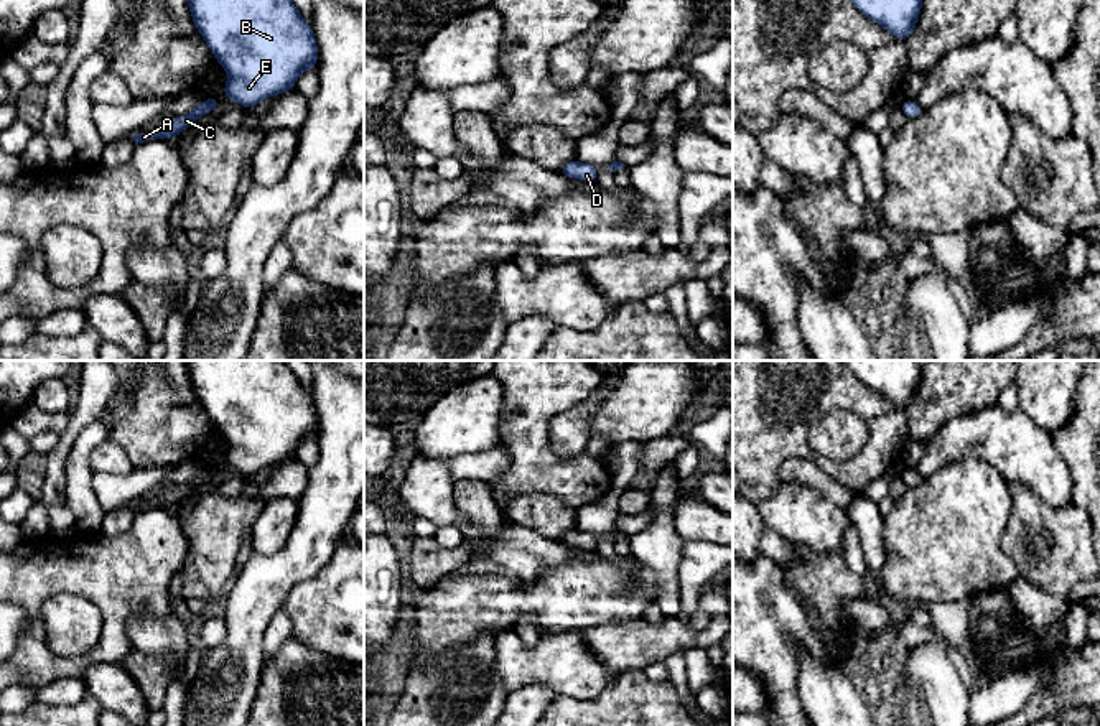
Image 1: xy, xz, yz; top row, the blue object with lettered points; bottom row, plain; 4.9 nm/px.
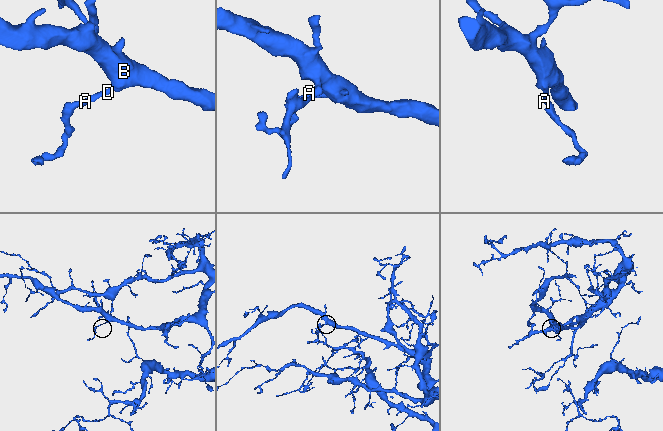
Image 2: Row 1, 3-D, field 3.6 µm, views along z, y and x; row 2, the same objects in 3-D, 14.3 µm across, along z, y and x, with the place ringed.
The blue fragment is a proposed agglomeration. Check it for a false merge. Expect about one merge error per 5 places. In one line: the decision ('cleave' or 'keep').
keep

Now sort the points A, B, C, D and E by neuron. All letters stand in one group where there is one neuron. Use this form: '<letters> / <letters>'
A B C D E

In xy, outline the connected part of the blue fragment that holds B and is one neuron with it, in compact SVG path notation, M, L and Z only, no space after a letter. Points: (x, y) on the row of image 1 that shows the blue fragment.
M188 0L188 8L201 38L227 72L222 95L244 109L295 89L303 71L316 71L315 31L291 0Z

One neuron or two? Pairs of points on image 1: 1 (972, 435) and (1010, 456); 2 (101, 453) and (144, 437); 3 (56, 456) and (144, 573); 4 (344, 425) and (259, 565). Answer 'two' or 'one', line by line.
1: one
2: two
3: two
4: one

